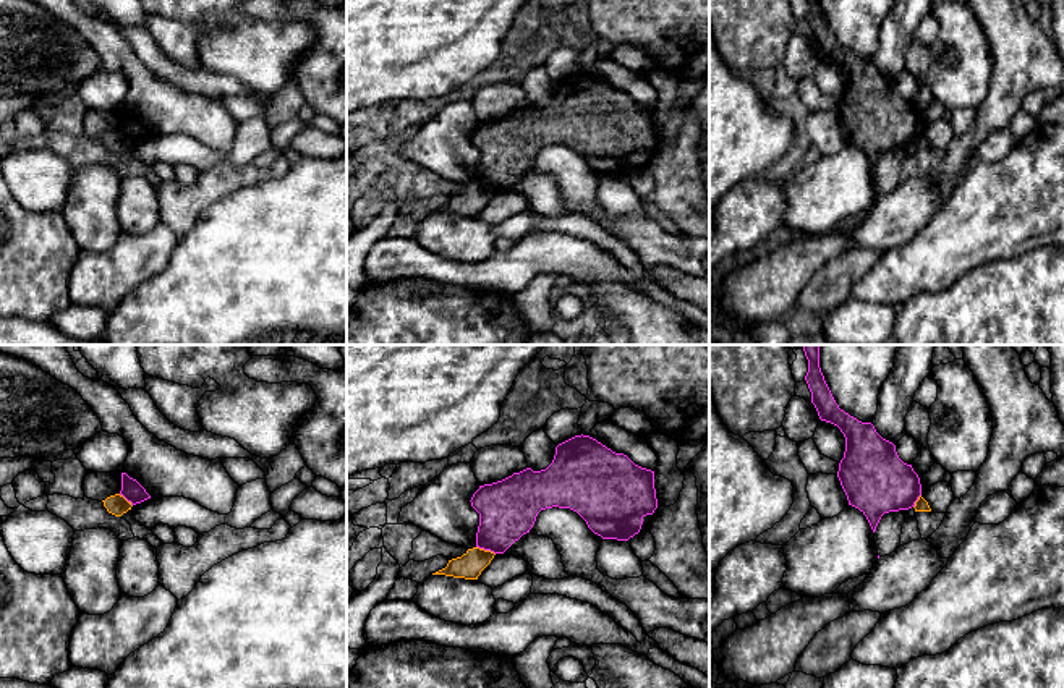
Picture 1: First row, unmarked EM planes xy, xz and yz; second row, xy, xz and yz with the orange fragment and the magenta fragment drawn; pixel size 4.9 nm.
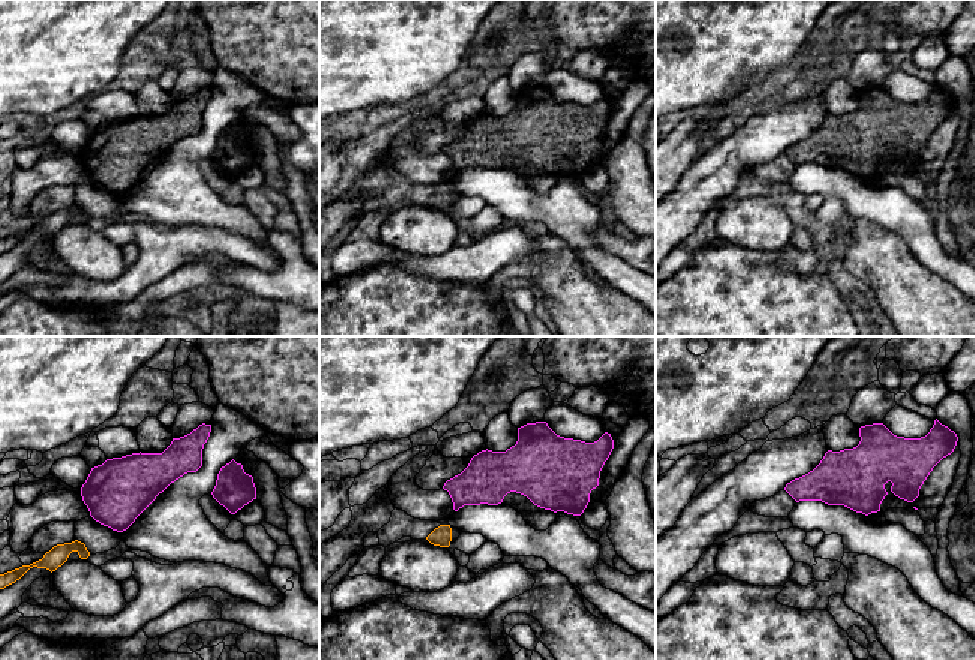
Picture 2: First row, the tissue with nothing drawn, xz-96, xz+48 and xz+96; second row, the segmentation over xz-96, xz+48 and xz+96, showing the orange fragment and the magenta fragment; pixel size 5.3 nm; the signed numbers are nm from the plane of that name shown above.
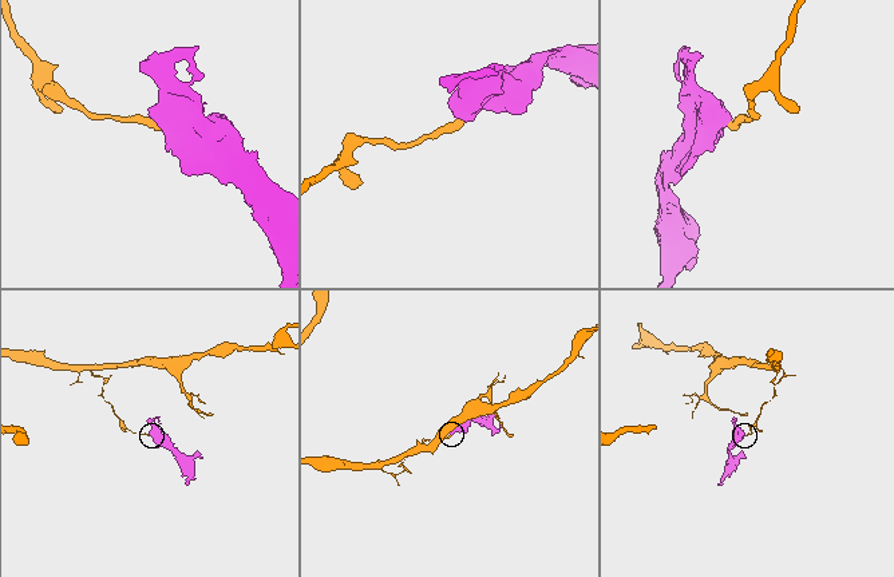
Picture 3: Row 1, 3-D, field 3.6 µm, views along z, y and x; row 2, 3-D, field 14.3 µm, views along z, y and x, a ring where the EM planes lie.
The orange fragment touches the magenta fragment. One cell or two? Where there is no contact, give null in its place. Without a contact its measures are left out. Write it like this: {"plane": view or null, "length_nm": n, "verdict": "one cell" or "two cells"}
{"plane": "xz", "length_nm": 100, "verdict": "two cells"}

